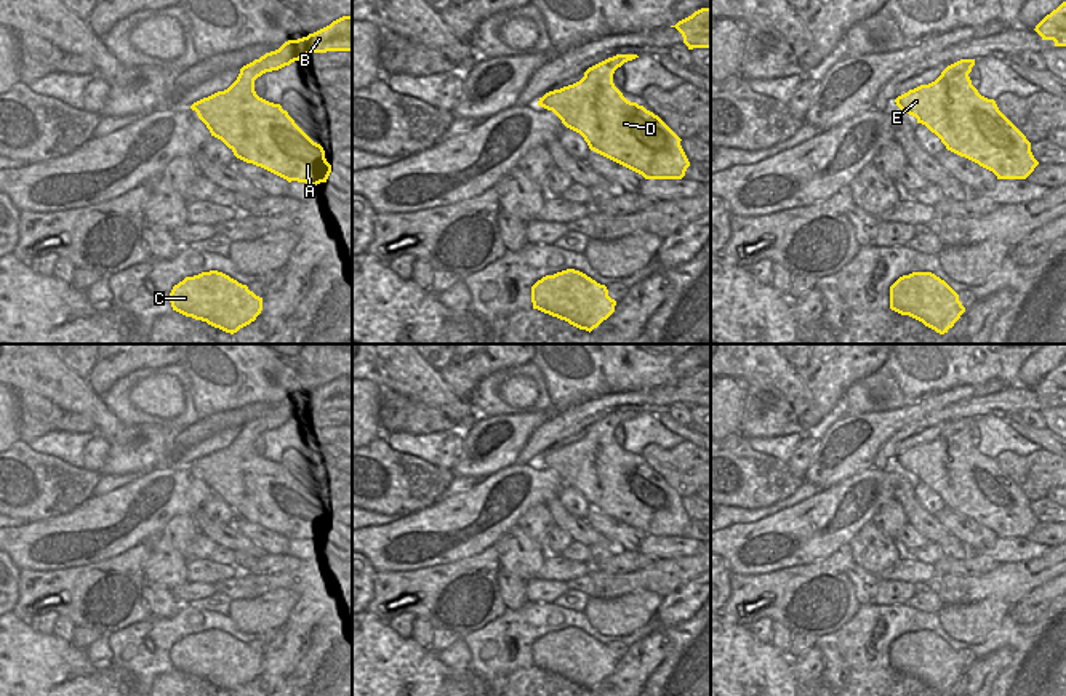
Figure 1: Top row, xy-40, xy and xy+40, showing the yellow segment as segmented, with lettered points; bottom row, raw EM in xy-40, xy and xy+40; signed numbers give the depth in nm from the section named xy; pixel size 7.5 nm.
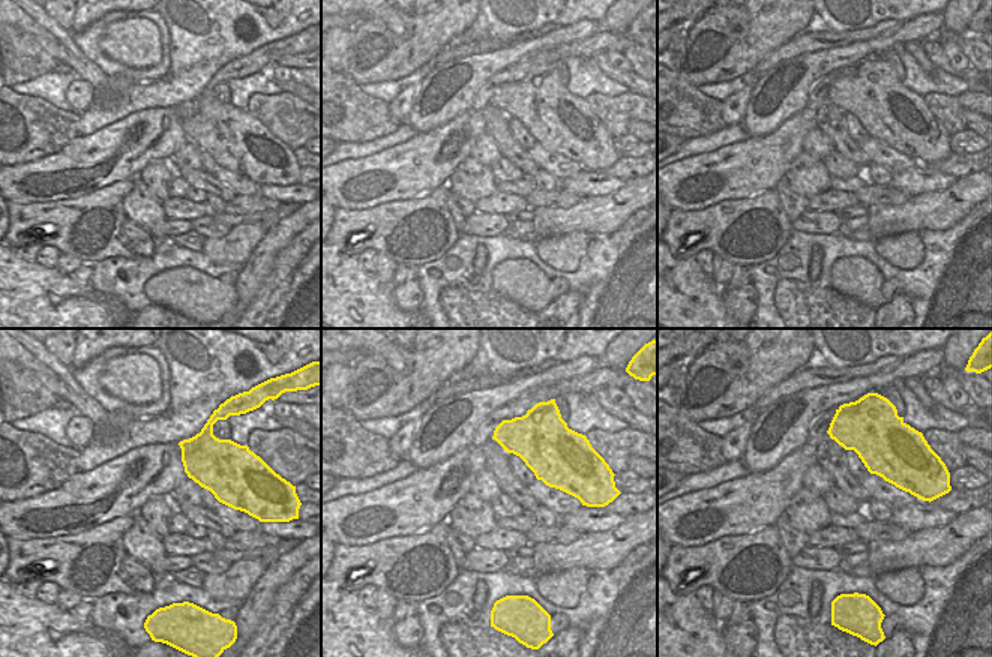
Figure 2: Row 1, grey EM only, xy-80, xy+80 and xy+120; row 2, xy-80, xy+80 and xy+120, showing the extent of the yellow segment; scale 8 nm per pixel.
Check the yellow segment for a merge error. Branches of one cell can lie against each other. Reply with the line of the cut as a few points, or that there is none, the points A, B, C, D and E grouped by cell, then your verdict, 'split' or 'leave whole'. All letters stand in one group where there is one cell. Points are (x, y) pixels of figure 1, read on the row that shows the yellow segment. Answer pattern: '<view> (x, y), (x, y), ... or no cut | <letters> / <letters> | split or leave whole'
no cut | A B C D E | leave whole

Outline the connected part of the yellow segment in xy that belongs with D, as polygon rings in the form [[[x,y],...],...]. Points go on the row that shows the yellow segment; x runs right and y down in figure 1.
[[[616,54],[584,72],[584,77],[568,86],[539,98],[538,106],[552,110],[562,123],[579,133],[589,149],[642,174],[645,179],[682,179],[690,162],[680,146],[680,138],[653,112],[627,101],[613,83],[613,74],[637,54]]]

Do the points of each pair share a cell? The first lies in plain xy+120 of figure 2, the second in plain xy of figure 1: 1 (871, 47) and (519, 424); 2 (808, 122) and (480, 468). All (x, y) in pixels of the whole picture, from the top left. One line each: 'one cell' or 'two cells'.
1: one cell
2: two cells

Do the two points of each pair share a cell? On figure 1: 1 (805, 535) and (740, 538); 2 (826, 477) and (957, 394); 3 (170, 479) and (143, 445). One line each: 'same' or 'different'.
1: same
2: same
3: different

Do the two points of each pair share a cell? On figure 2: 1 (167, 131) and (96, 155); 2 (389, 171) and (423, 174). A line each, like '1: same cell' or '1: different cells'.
1: same cell
2: same cell

